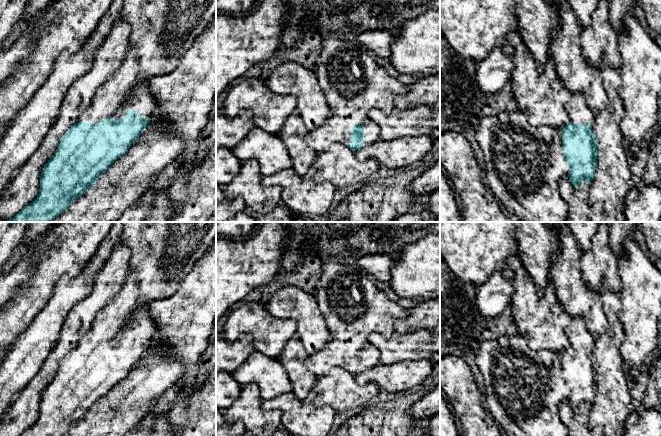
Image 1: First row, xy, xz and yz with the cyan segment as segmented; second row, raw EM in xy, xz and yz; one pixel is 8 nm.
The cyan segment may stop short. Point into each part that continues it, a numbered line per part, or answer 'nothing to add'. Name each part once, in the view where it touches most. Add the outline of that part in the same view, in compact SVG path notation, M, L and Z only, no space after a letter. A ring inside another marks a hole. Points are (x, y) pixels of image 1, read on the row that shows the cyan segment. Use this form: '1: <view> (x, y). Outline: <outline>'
1: xy (123, 91). Outline: M130 48L119 68L97 89L91 106L78 122L97 124L106 116L117 120L123 118L128 109L135 110L143 118L151 118L157 101L150 93L147 81L138 79L138 73L136 50Z

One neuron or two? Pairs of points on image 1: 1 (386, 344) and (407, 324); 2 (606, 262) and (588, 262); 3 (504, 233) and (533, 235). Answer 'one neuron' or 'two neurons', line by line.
1: two neurons
2: one neuron
3: two neurons

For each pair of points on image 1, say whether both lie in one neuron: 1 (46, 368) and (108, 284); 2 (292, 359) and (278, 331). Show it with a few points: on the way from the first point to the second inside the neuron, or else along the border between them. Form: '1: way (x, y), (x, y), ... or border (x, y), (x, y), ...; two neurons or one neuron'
1: way (63, 347), (82, 315), (91, 305); one neuron
2: border (295, 336), (287, 342), (277, 358); two neurons

